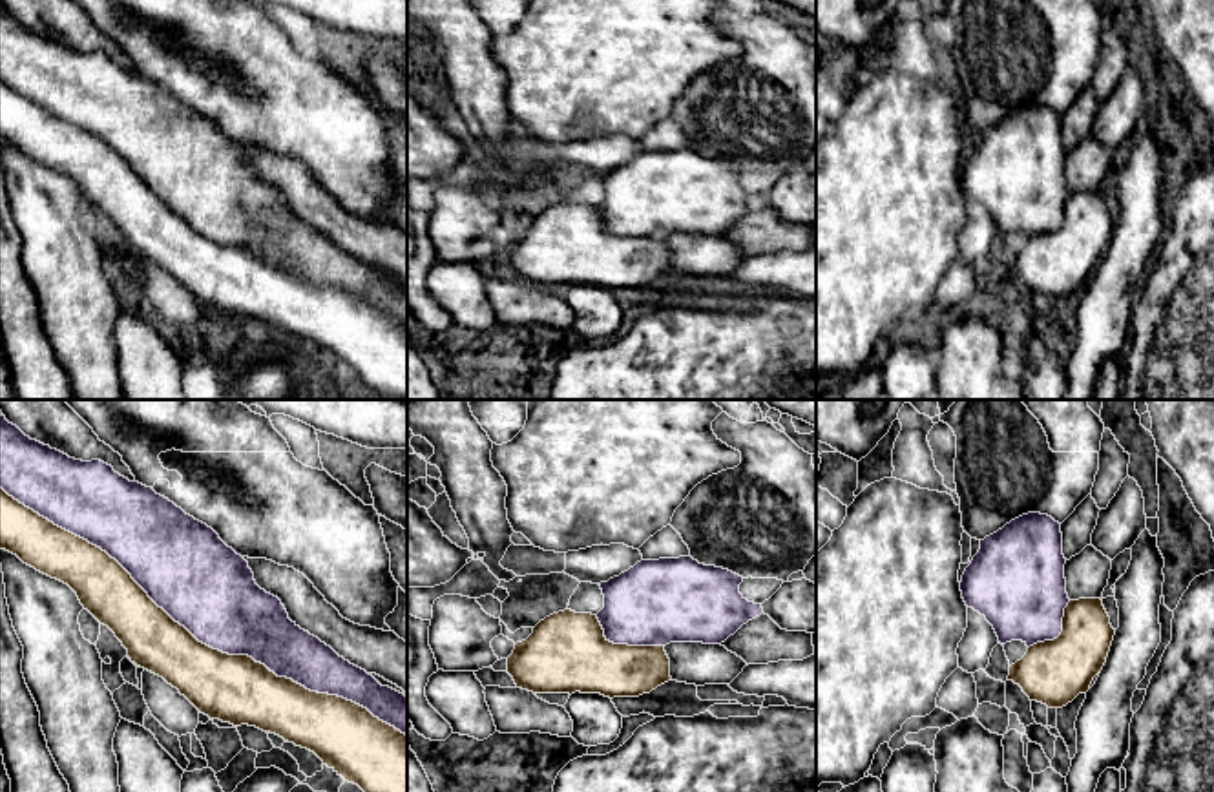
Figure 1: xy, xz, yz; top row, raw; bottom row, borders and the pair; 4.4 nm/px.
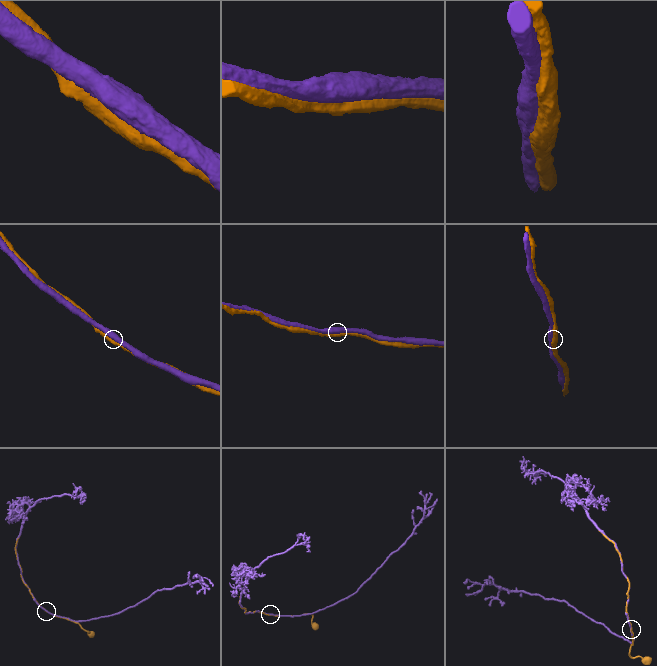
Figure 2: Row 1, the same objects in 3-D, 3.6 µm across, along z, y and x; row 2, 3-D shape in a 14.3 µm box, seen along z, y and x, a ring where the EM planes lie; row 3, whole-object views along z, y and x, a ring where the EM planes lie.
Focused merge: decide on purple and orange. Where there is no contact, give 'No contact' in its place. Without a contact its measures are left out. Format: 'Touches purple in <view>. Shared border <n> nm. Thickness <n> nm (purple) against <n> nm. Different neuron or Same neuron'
Touches purple in xy. Shared border 2100 nm. Thickness 400 nm (purple) against 300 nm. Same neuron

